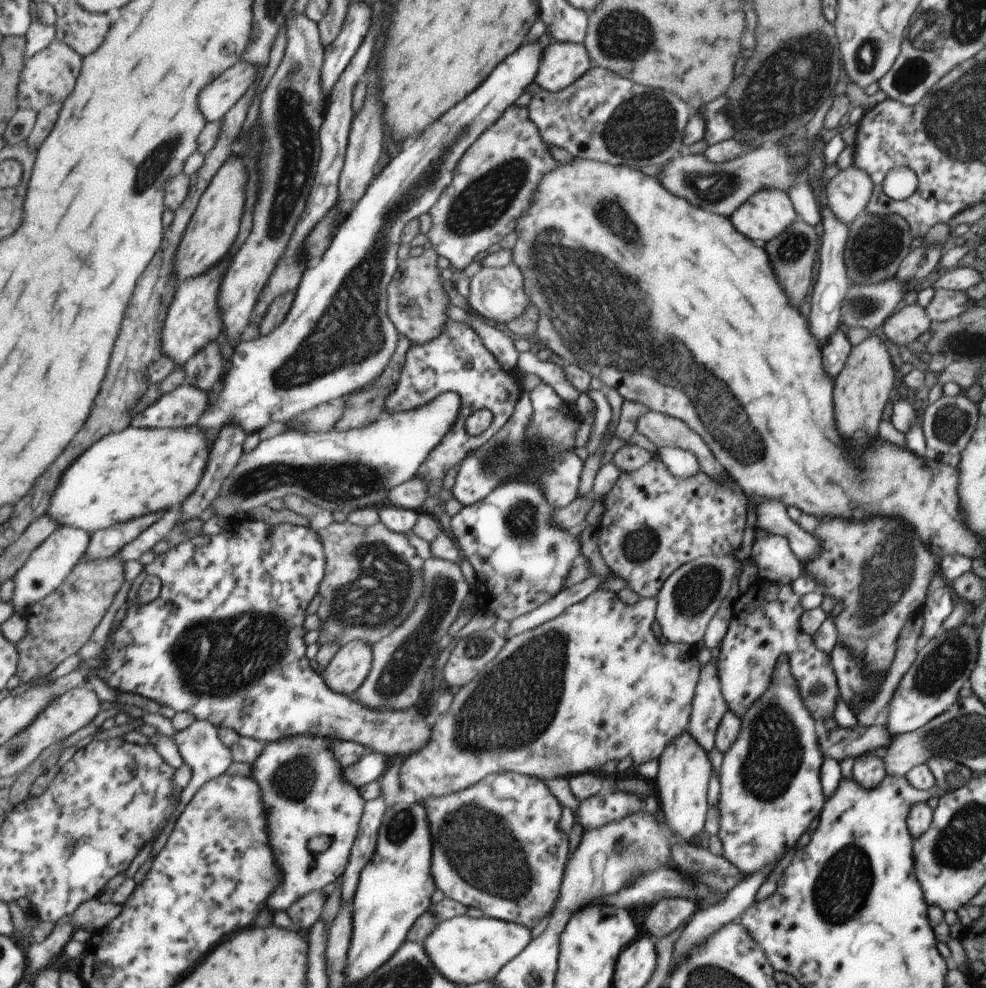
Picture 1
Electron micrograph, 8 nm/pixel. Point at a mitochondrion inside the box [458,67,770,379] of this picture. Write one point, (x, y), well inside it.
(645, 125)

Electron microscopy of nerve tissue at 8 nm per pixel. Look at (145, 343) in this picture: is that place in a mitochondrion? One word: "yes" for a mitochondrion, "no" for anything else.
yes

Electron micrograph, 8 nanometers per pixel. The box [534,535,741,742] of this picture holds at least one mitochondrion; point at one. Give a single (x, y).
(701, 584)

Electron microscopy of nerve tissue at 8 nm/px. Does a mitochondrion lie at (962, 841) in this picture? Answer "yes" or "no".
yes

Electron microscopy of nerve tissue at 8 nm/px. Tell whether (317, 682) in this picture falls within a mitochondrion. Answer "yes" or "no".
no

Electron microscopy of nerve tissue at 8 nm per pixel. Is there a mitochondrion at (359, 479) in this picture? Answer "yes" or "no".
yes

